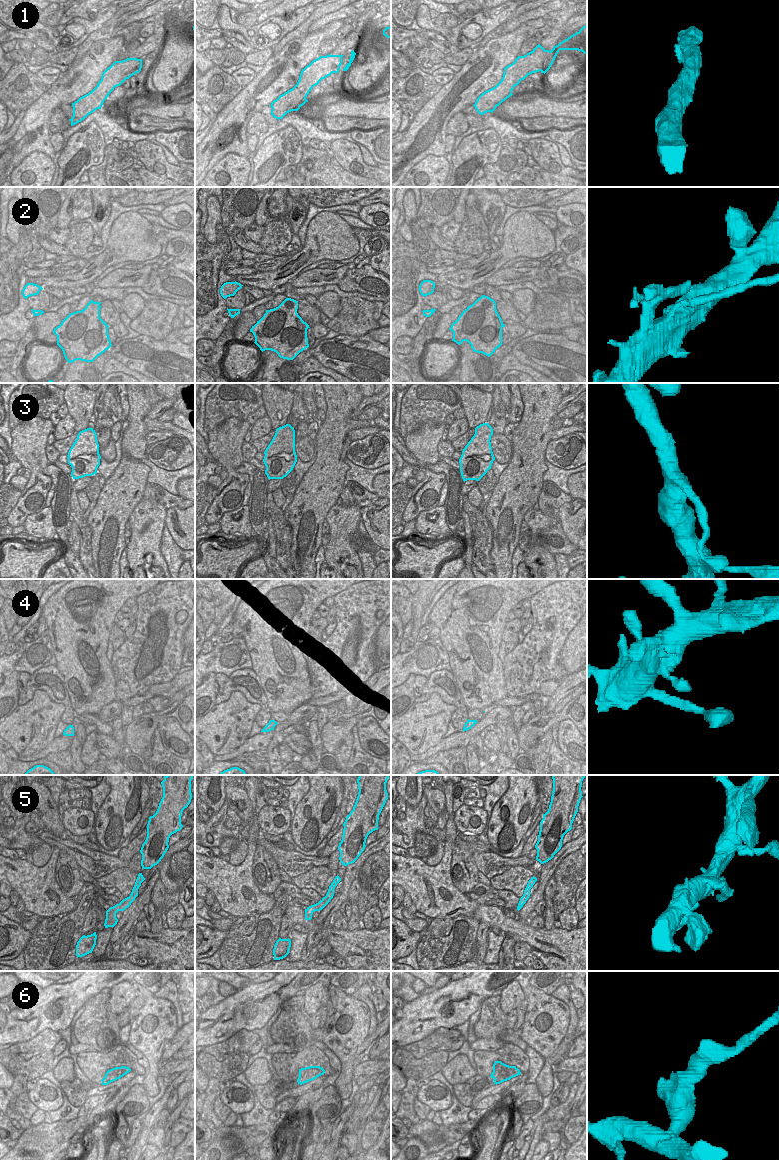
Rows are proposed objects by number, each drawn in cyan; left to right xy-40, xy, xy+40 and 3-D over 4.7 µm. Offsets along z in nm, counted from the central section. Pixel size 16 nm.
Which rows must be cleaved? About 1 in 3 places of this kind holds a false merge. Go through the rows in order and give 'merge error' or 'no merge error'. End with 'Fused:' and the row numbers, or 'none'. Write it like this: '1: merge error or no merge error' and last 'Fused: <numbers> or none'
1: no merge error
2: merge error
3: no merge error
4: no merge error
5: no merge error
6: merge error
Fused: 2, 6

